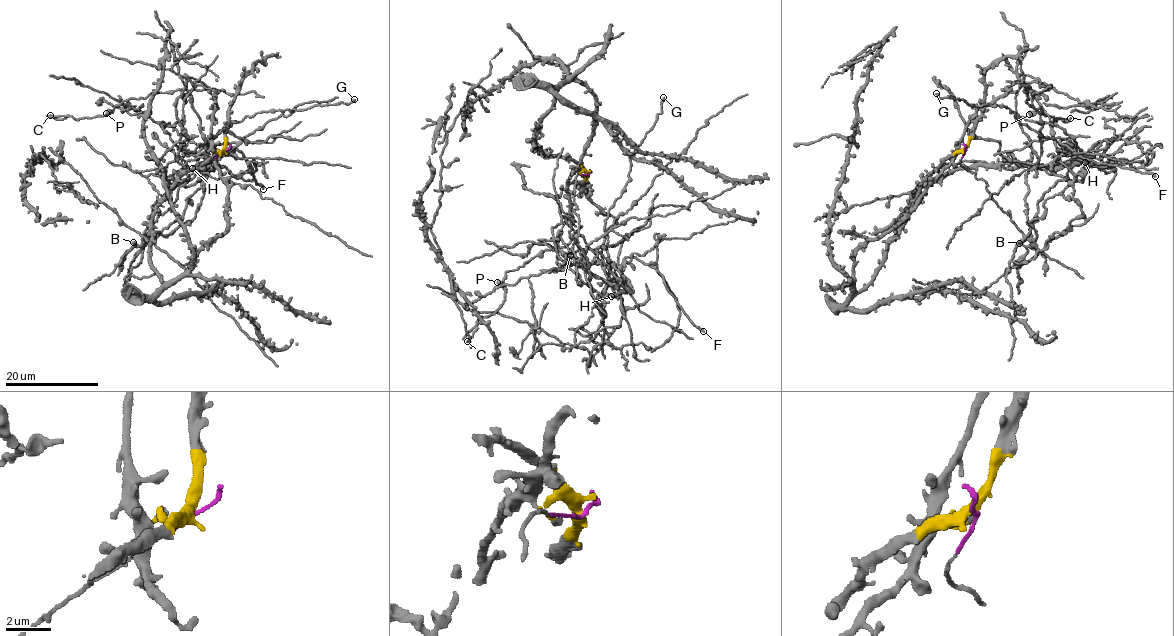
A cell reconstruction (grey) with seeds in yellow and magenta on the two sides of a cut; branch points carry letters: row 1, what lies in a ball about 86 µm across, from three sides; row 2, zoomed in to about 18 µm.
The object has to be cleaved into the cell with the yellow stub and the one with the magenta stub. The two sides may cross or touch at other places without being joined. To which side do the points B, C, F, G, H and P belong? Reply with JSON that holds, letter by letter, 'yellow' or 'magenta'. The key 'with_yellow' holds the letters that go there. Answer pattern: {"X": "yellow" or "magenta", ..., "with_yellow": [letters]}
{"B": "magenta", "C": "magenta", "F": "magenta", "G": "magenta", "H": "magenta", "P": "magenta", "with_yellow": []}

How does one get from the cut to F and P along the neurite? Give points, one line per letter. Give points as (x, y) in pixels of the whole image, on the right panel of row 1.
F: (966, 149), (961, 164), (985, 182), (1022, 239), (1042, 196), (1076, 157), (1059, 141), (1085, 159), (1155, 177)
P: (966, 149), (961, 164), (1033, 241), (1030, 222), (1073, 174), (1027, 87), (1038, 111), (1029, 115)

